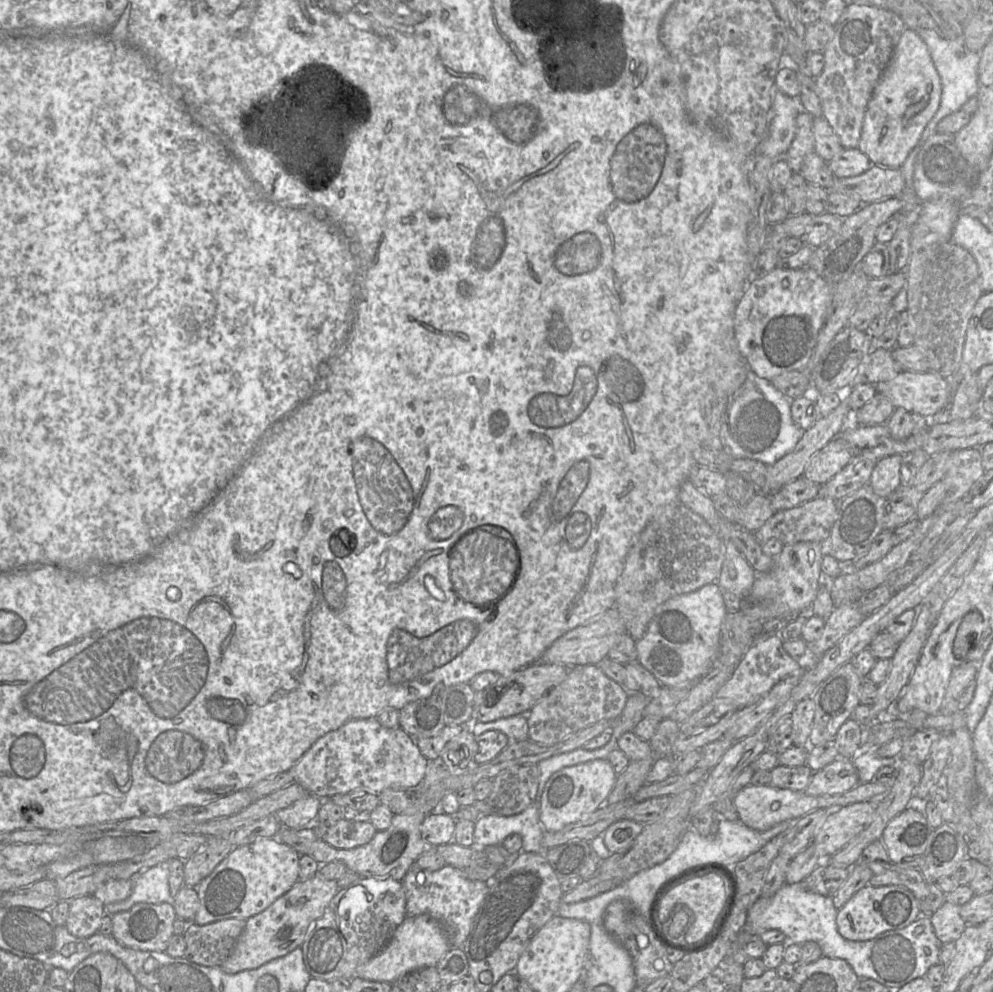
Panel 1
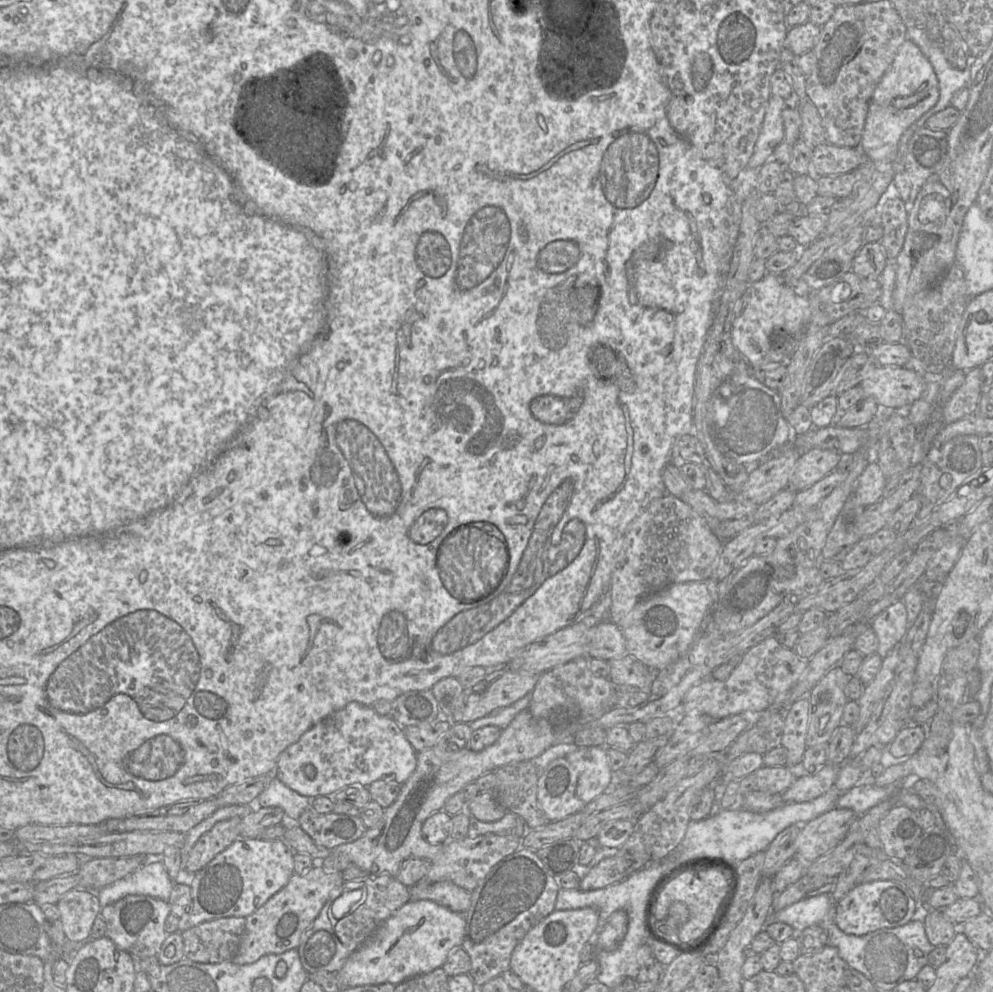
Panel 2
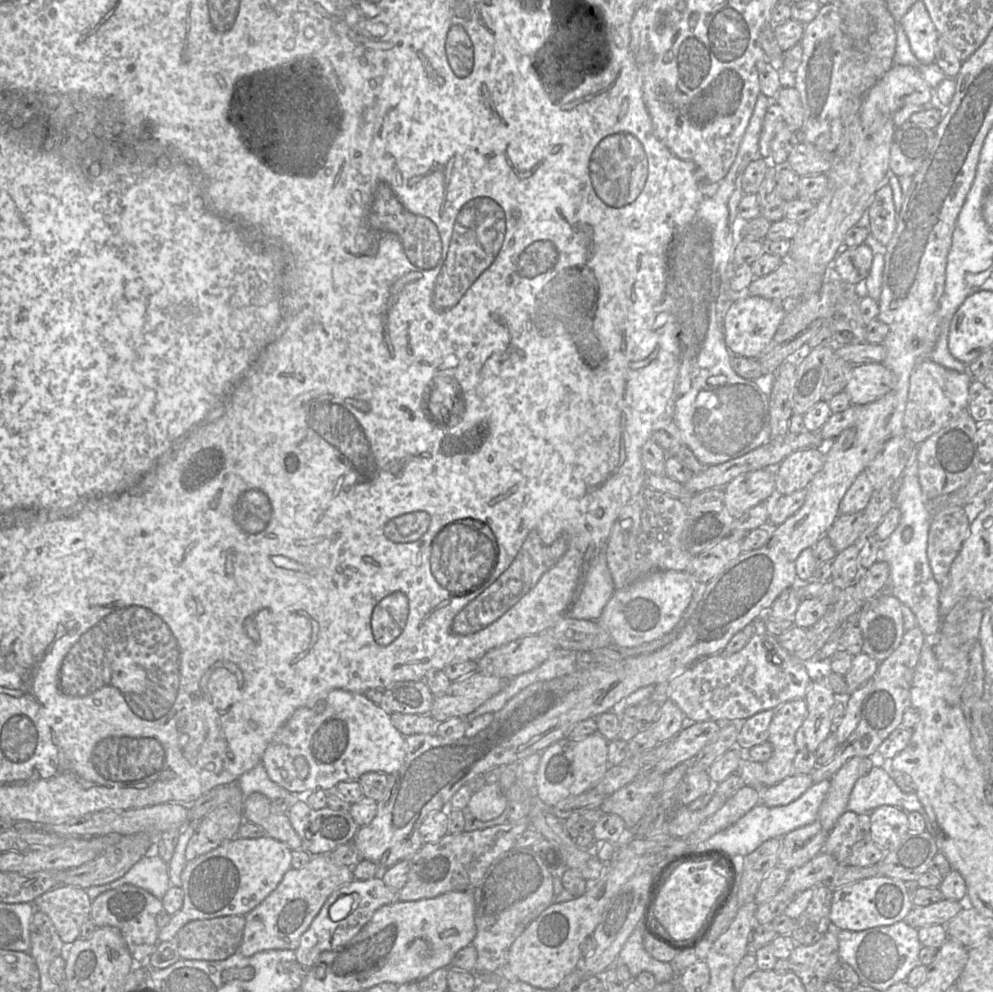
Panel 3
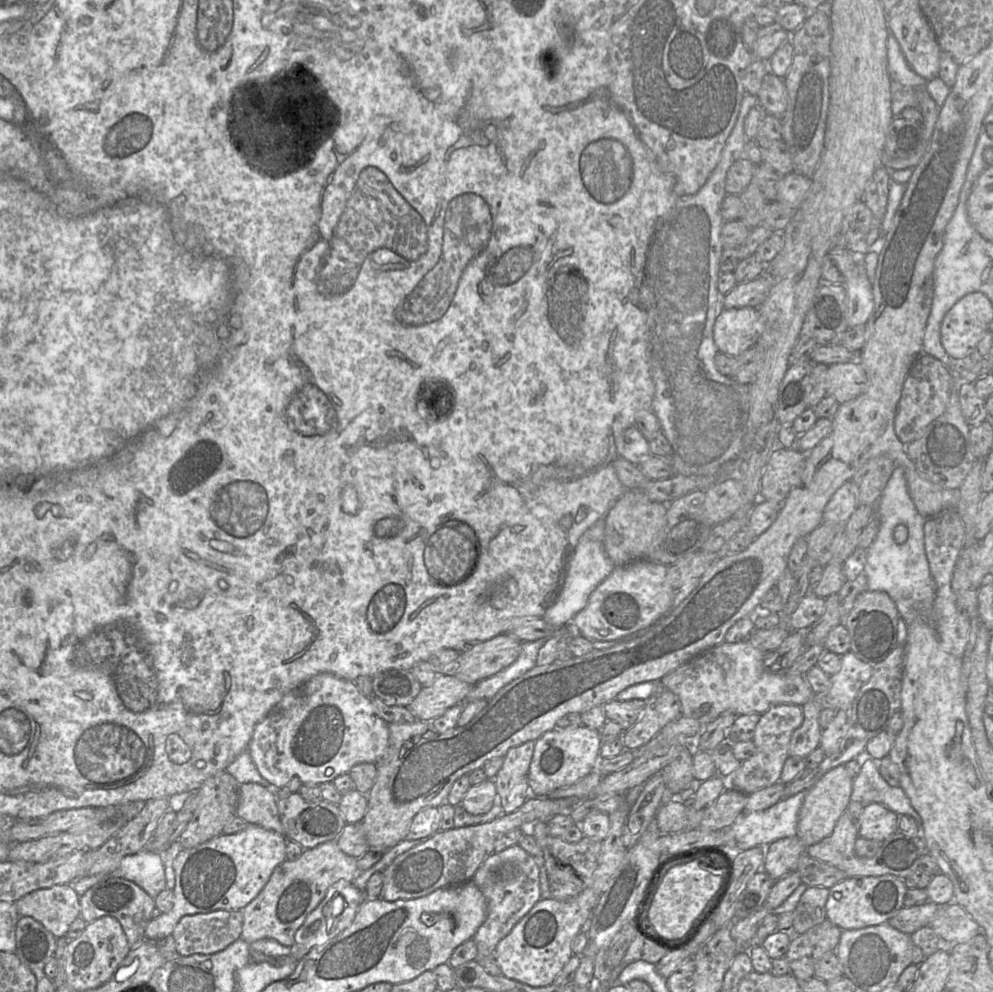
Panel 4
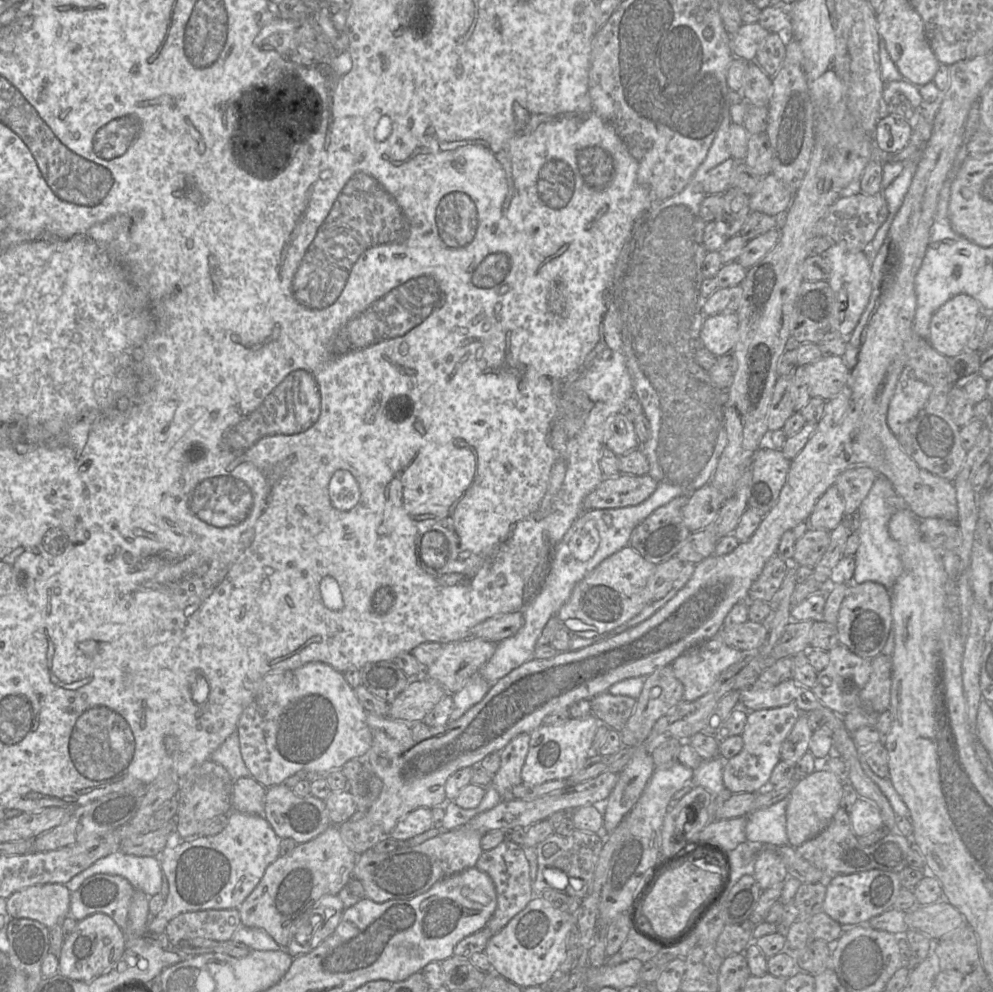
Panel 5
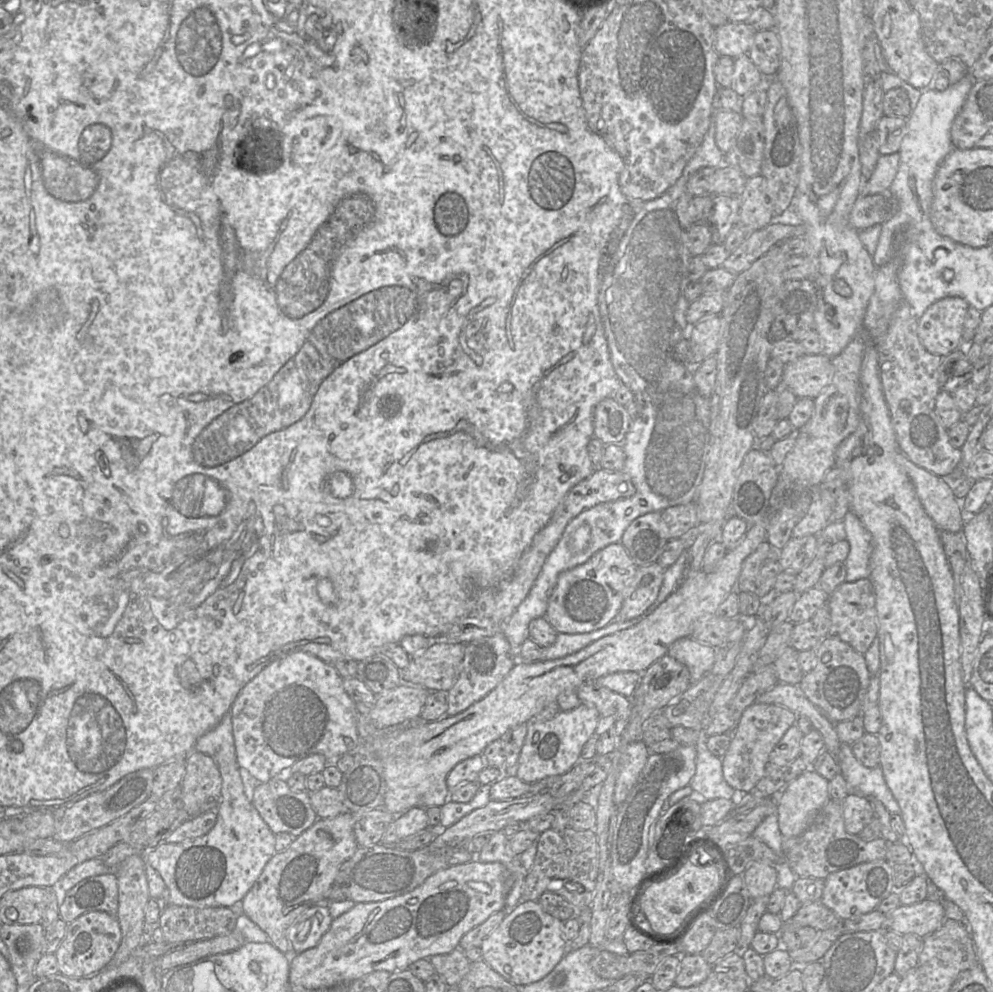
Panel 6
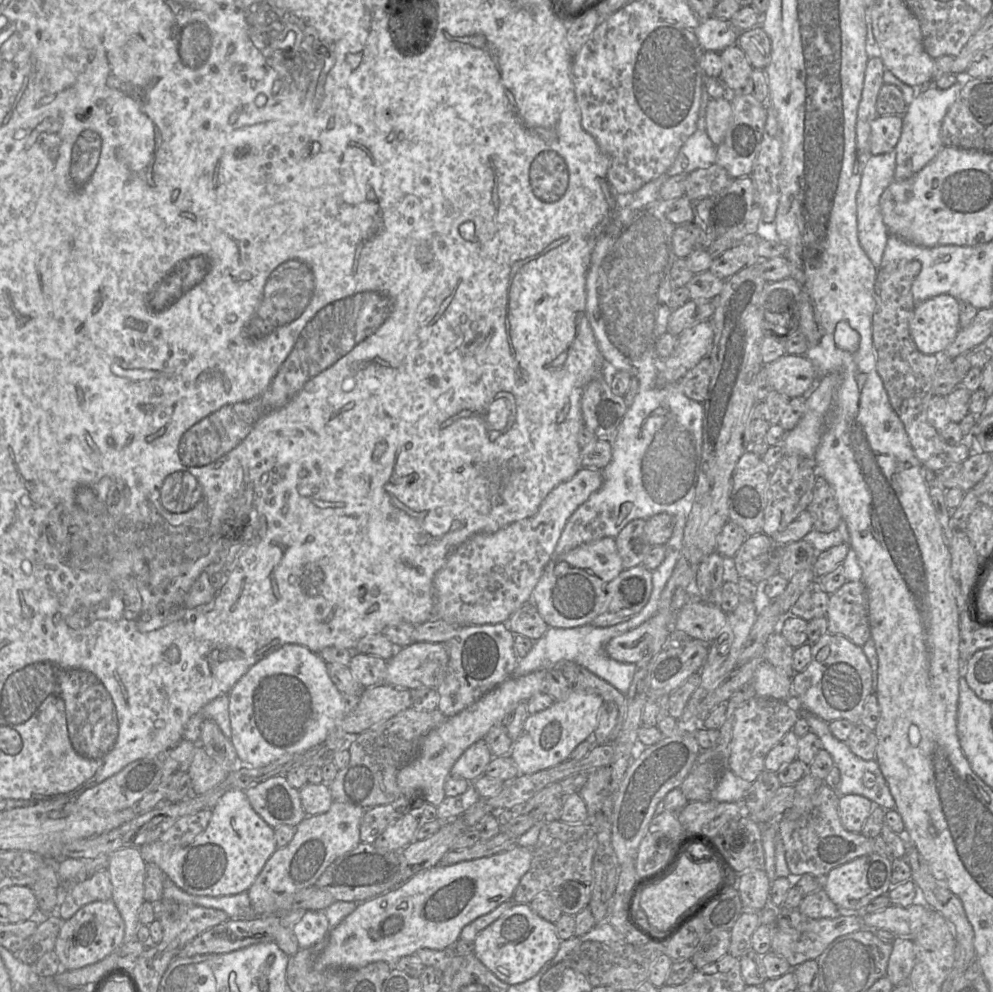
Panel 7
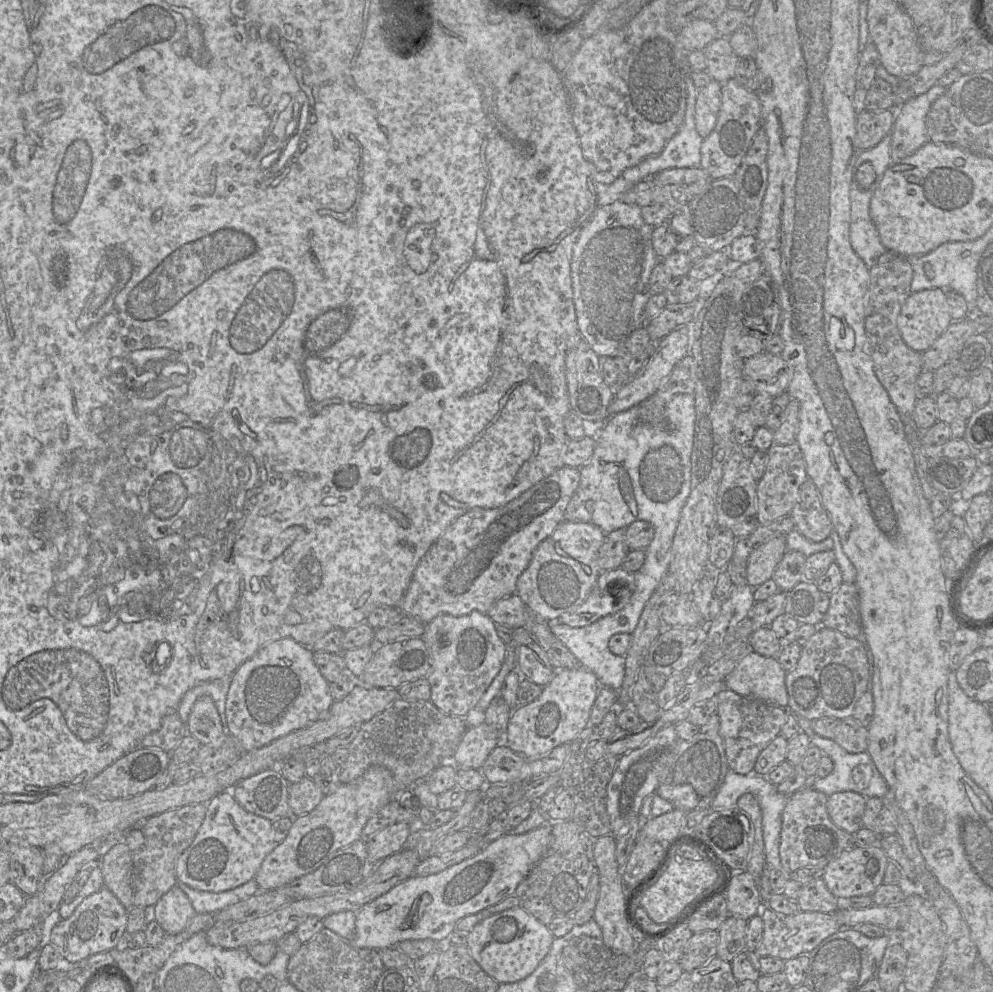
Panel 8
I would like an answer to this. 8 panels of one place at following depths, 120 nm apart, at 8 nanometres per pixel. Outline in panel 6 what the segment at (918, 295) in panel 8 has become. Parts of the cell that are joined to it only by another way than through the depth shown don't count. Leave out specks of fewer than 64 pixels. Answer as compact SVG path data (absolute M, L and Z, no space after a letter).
M946 297L929 306L918 318L918 337L928 352L945 357L963 347L969 306L963 298Z

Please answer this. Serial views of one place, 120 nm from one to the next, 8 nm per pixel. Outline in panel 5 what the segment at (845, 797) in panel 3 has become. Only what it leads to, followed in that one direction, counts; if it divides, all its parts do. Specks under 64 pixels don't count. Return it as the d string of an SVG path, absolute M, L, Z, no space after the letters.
M815 770L797 780L787 797L786 832L790 846L797 848L824 831L840 808L843 783L828 770Z

